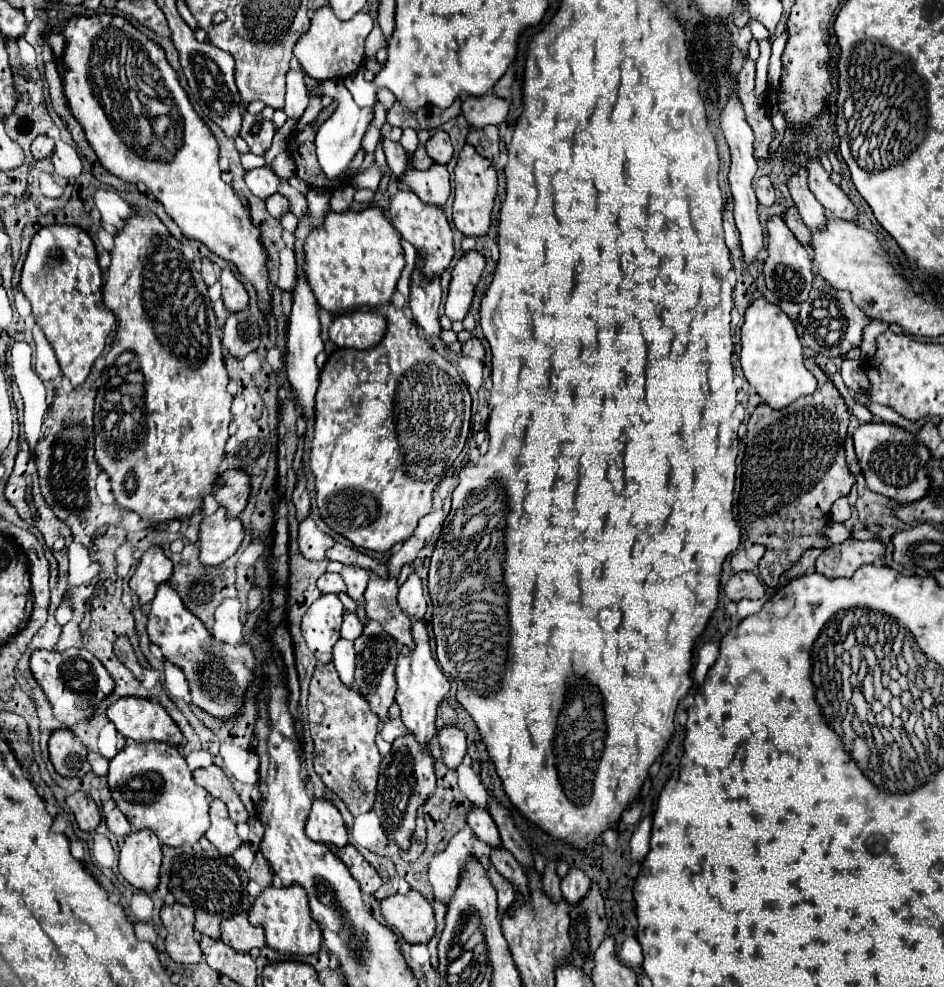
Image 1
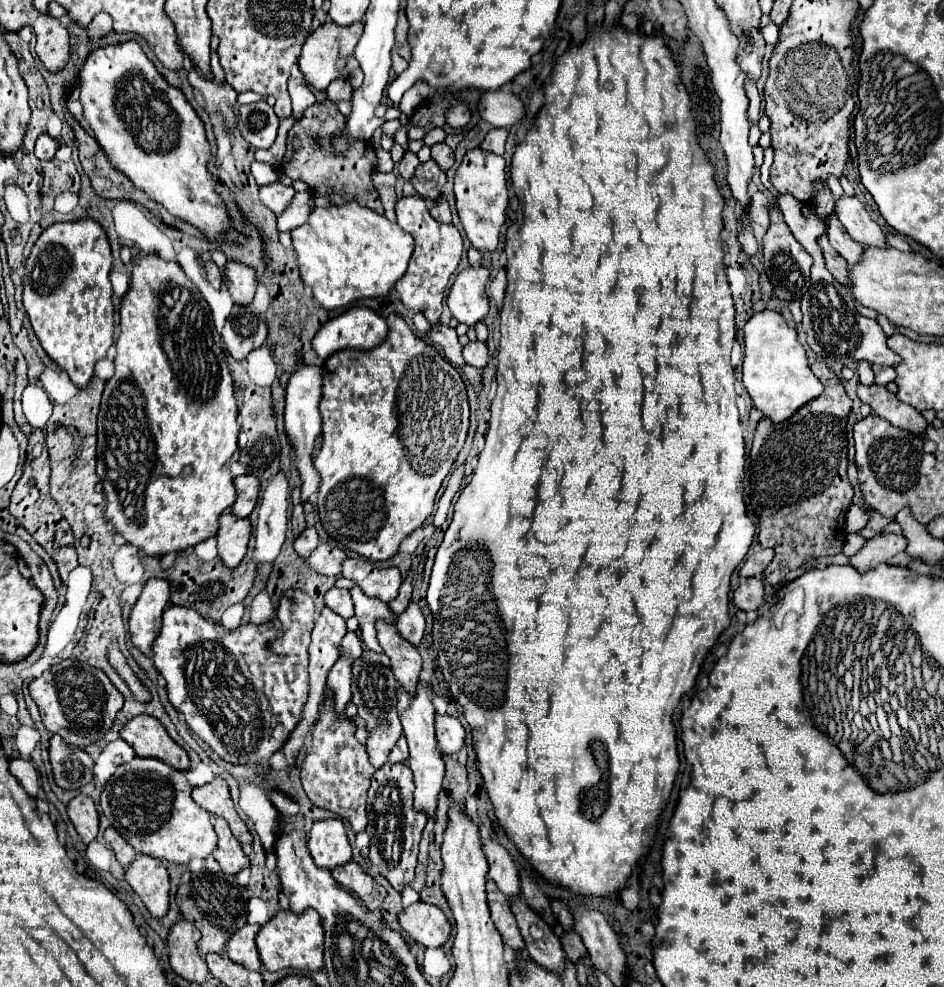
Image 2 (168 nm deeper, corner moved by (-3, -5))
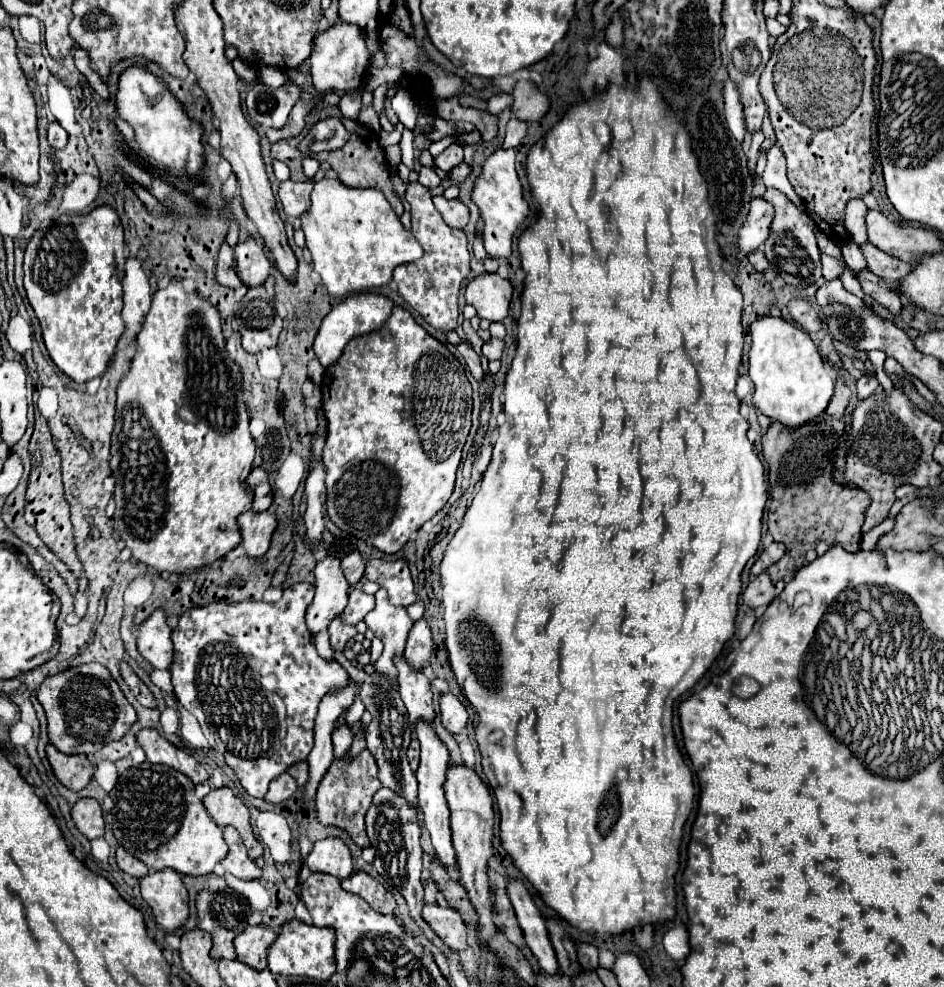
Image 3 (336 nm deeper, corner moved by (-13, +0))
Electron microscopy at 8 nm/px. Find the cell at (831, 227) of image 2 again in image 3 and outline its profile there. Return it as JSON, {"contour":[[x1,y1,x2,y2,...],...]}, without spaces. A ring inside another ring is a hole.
{"contour":[[865,244,861,248,865,260,867,260,867,268,877,274,879,278,883,278,887,284,891,286,897,286,899,284,899,278,905,278,909,272,911,272,911,266,881,252,879,248,875,248,873,244]]}

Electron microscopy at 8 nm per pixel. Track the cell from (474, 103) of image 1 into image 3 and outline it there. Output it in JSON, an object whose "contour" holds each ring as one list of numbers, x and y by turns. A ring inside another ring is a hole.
{"contour":[[519,80,513,90,513,116,523,122,541,120,549,110,549,98,539,92,539,88,531,80]]}

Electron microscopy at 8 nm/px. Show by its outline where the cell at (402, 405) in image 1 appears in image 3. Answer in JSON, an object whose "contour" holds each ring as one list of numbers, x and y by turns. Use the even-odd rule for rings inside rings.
{"contour":[[395,306,393,314,379,330,373,330,369,334,357,336,351,342,347,342,341,358,335,364,325,368,321,390,323,390,323,412,327,418,327,438,325,438,325,450,323,450,323,466,327,466,327,478,325,478,327,514,329,514,331,522,337,528,341,528,343,532,365,540,367,544,375,546,377,550,381,550,385,554,395,554,407,544,409,536,415,530,419,530,427,520,431,520,447,504,447,500,453,494,455,472,457,472,457,466,461,460,461,450,469,436,469,428,471,428,473,400,471,400,471,384,467,380,467,374,465,374,461,362,451,354,451,350,445,344,441,344,437,338,429,336,425,332,425,328,413,320,409,310]]}

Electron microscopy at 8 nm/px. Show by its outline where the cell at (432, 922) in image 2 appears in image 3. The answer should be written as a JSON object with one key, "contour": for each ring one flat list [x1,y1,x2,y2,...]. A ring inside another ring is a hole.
{"contour":[[425,904,423,920,435,930,435,934,451,948,451,950,465,950,467,948,467,930,459,912,449,906]]}

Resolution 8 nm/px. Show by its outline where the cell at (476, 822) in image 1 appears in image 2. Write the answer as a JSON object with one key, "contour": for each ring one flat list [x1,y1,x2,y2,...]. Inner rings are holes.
{"contour":[[481,839,483,851,489,859,489,873,487,877,497,883,497,887,507,895,507,899,519,895,519,873,517,867,507,853,507,849,495,839]]}

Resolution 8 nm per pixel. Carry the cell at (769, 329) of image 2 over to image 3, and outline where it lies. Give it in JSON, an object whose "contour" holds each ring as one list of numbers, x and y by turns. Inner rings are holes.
{"contour":[[773,316,757,318,751,324,749,376,755,384,755,408,769,416,771,422,781,422,793,430,803,426,803,422,817,418,829,406,835,388,835,374,823,364,809,334,783,318]]}

